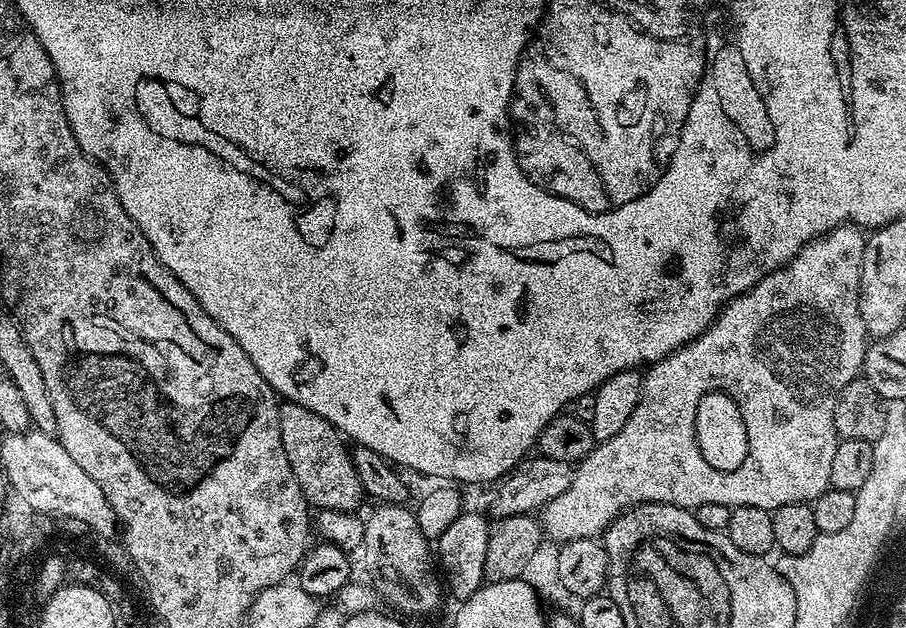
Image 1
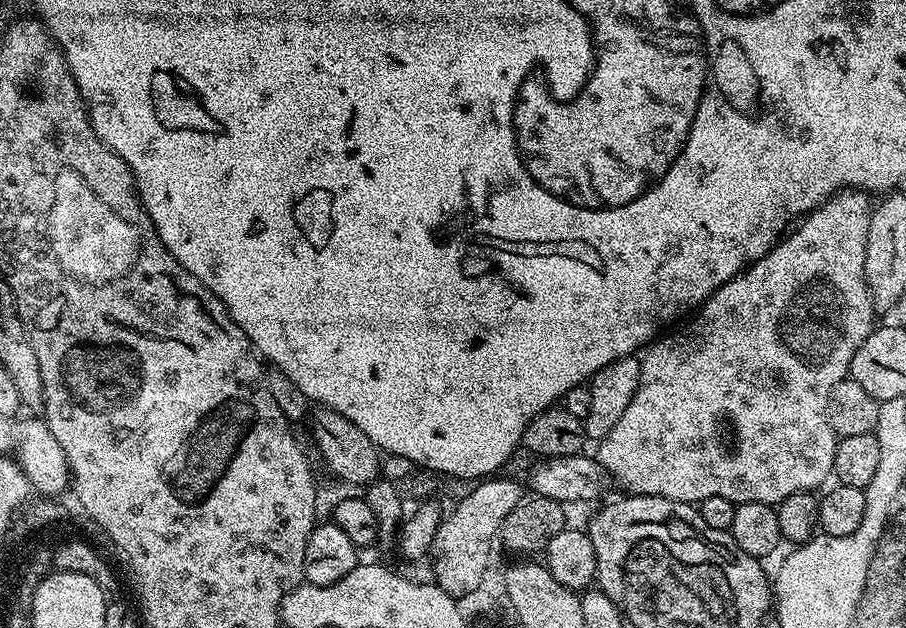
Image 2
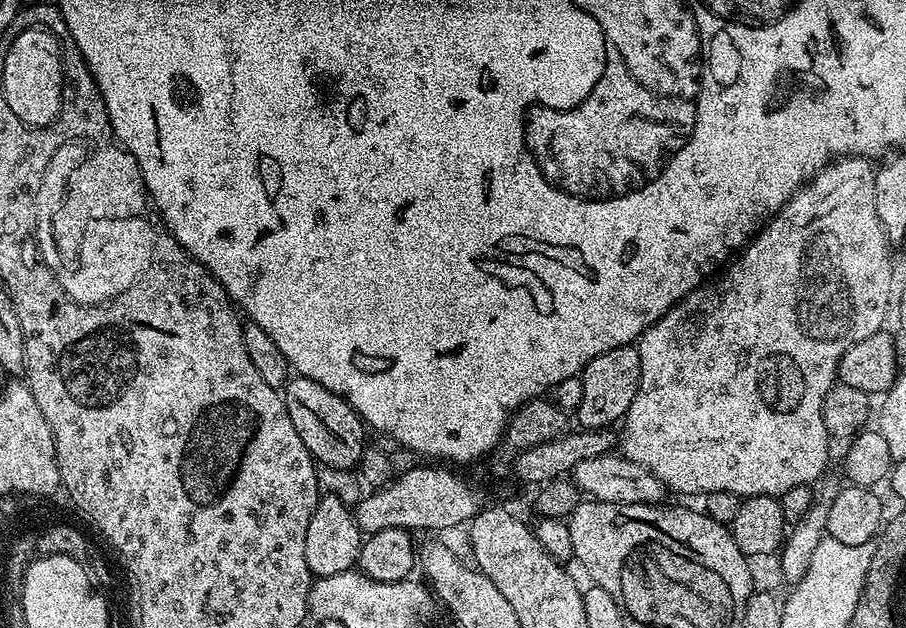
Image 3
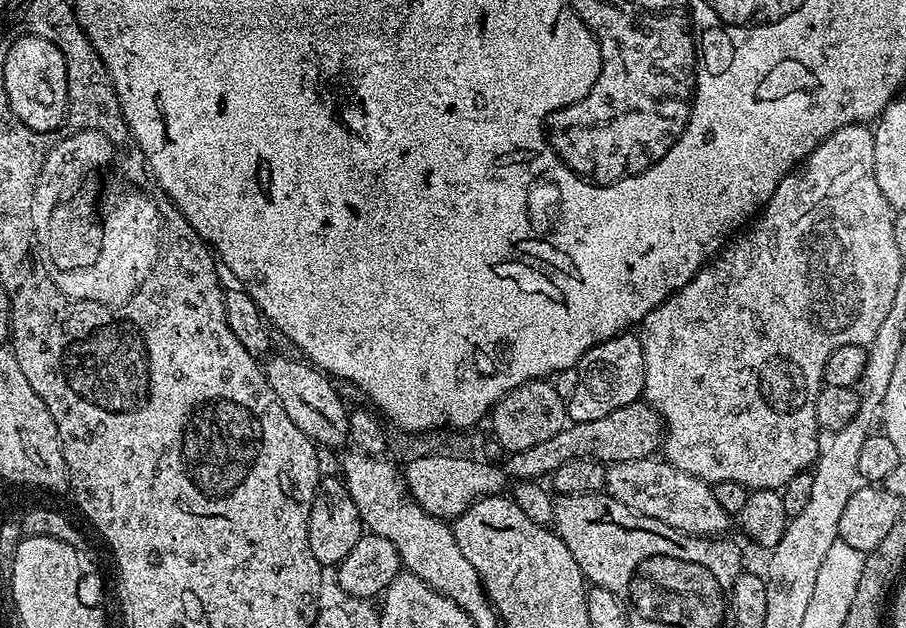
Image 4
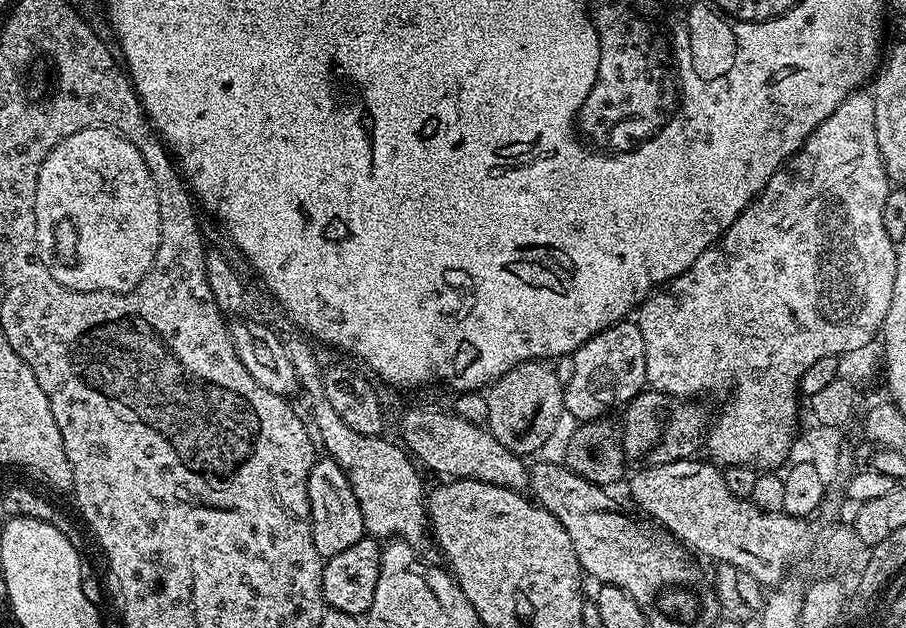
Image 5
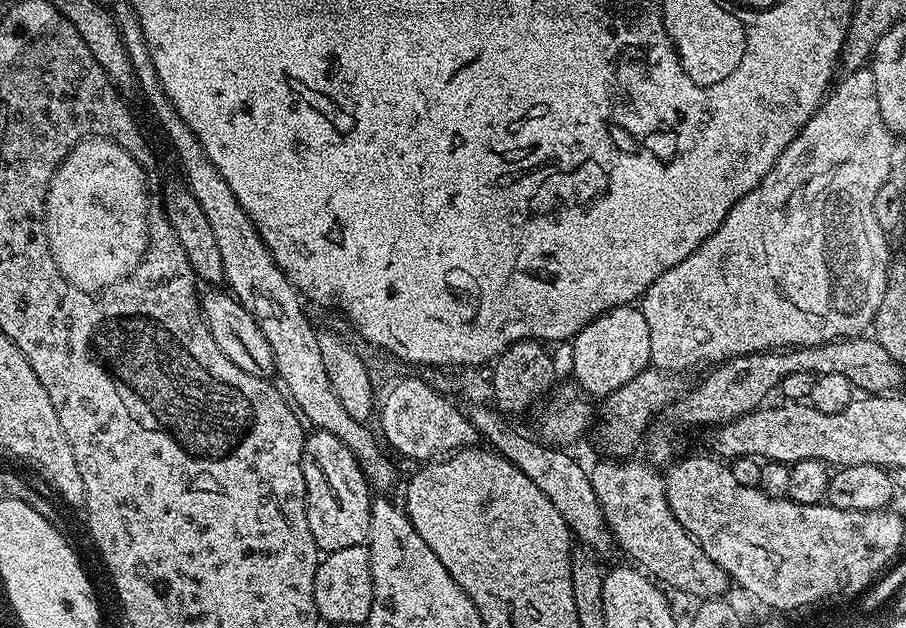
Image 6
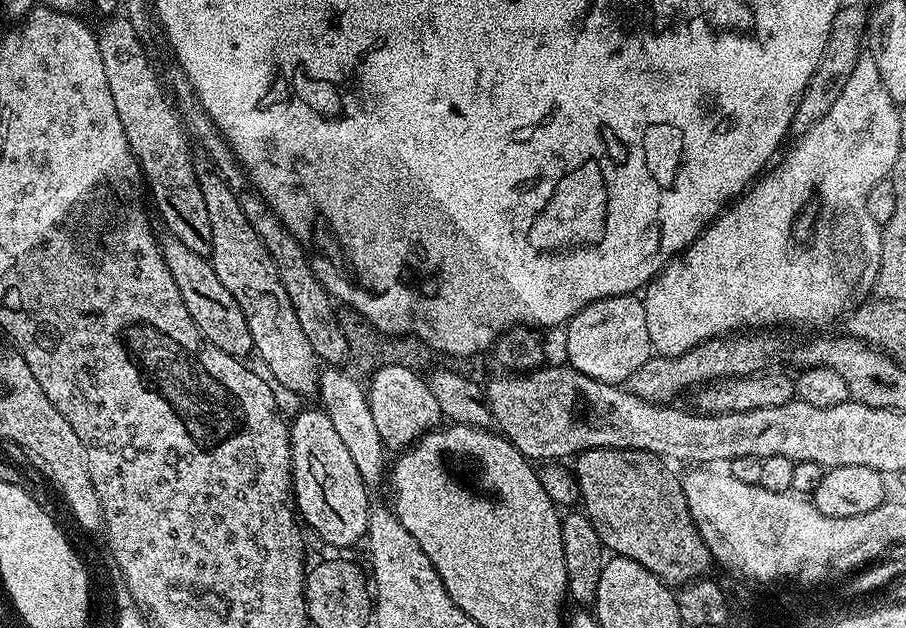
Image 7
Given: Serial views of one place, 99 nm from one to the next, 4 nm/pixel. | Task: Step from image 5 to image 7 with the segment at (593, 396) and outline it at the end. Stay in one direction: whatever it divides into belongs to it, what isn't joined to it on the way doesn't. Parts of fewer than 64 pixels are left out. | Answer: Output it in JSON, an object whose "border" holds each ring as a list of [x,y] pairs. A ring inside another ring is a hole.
{"border":[[[639,295],[611,296],[590,302],[578,314],[574,314],[566,325],[568,333],[564,336],[564,352],[568,355],[567,363],[584,375],[598,382],[623,385],[643,363],[652,358],[654,353],[650,342],[650,330],[646,330],[646,310]]]}

